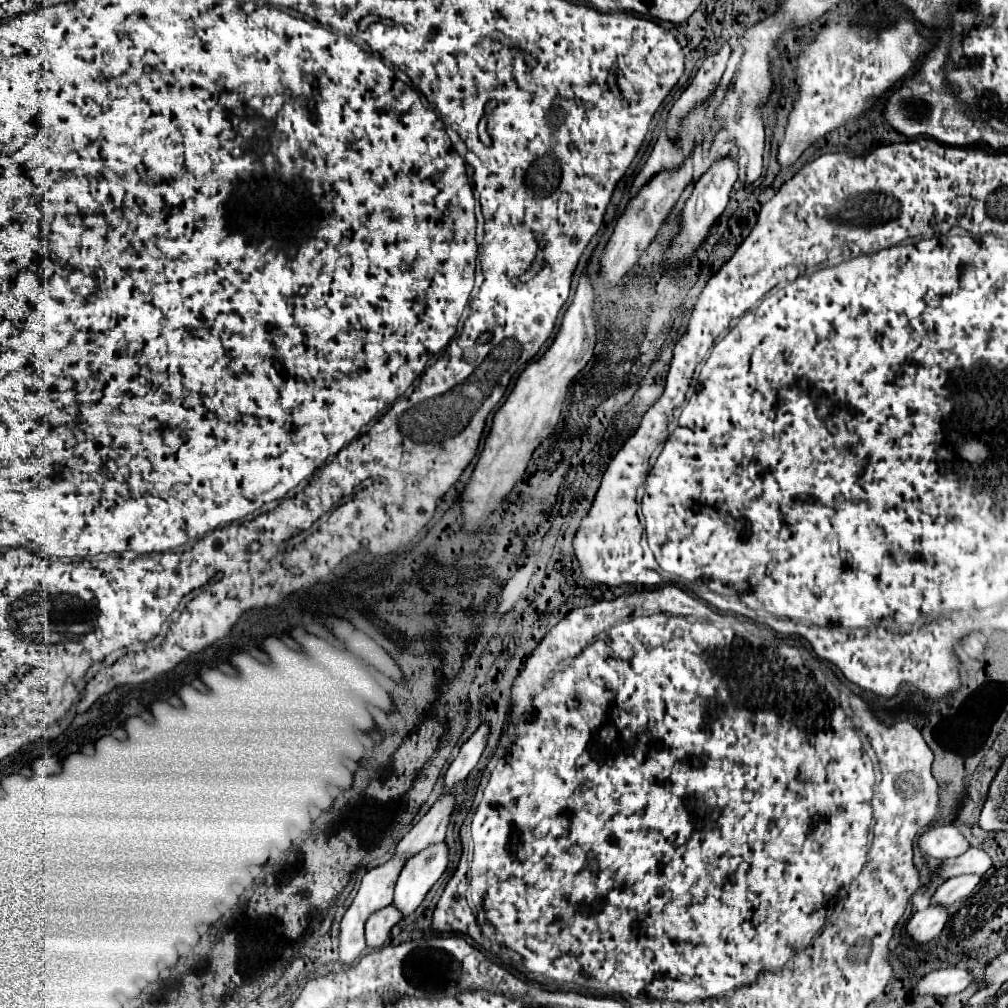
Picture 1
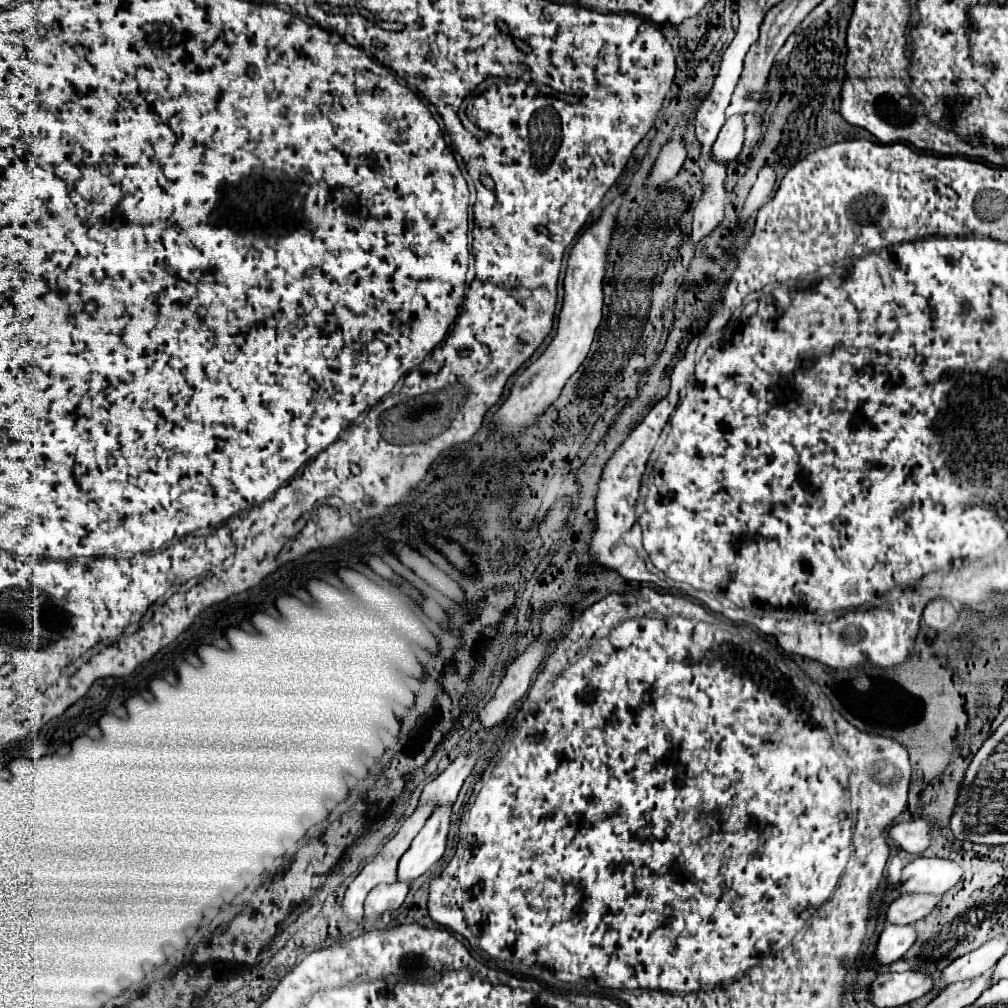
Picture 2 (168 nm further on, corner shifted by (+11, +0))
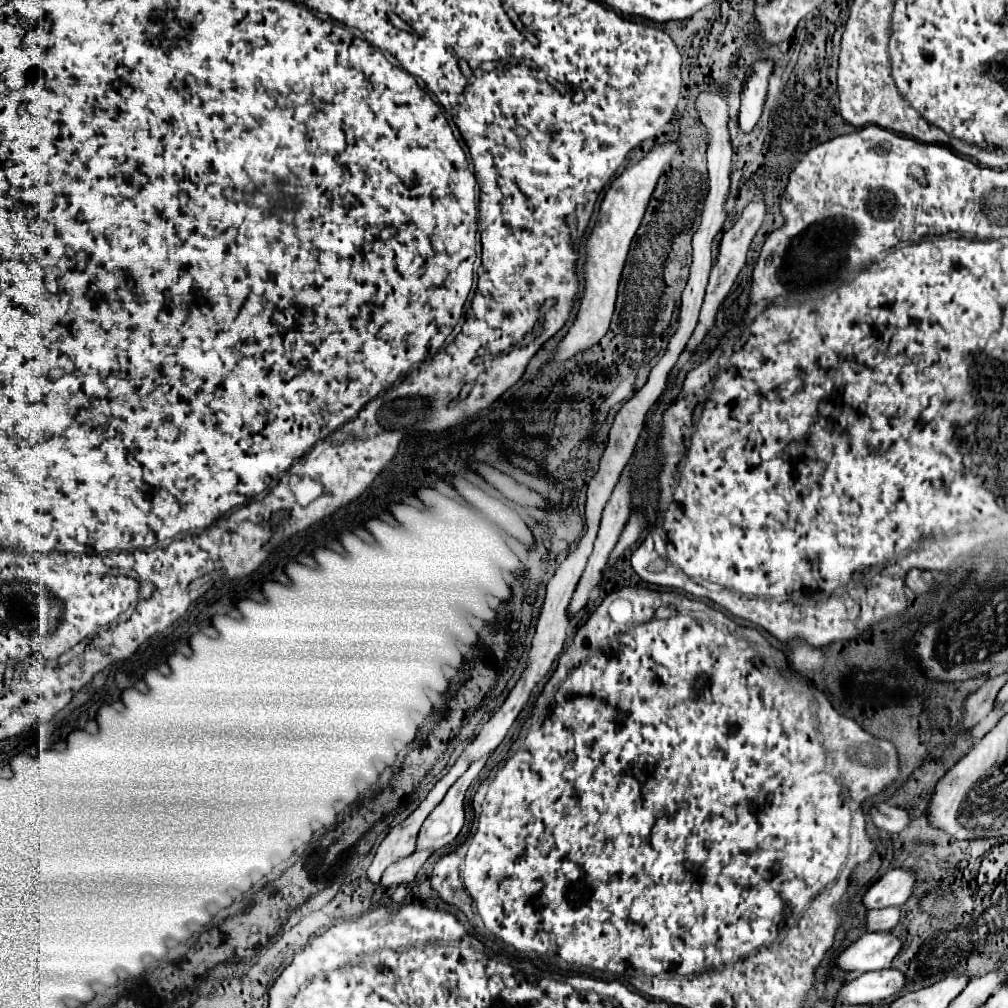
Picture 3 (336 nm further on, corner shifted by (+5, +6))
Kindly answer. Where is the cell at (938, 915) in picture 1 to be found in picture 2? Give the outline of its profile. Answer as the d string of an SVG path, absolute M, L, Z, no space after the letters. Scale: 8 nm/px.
M886 925L880 933L878 949L874 953L876 963L888 965L892 961L898 961L904 957L904 953L914 945L918 933L916 927L910 925Z

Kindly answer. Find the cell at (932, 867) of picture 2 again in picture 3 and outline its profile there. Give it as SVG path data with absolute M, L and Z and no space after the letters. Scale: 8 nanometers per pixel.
M892 869L882 879L878 879L864 893L862 903L866 909L884 909L884 907L902 907L912 895L914 883L920 877L908 869Z

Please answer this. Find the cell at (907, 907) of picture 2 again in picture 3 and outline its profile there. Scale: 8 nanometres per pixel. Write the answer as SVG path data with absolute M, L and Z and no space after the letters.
M886 907L886 909L868 911L864 929L866 929L866 933L890 931L898 923L898 919L900 919L900 909L898 907Z

